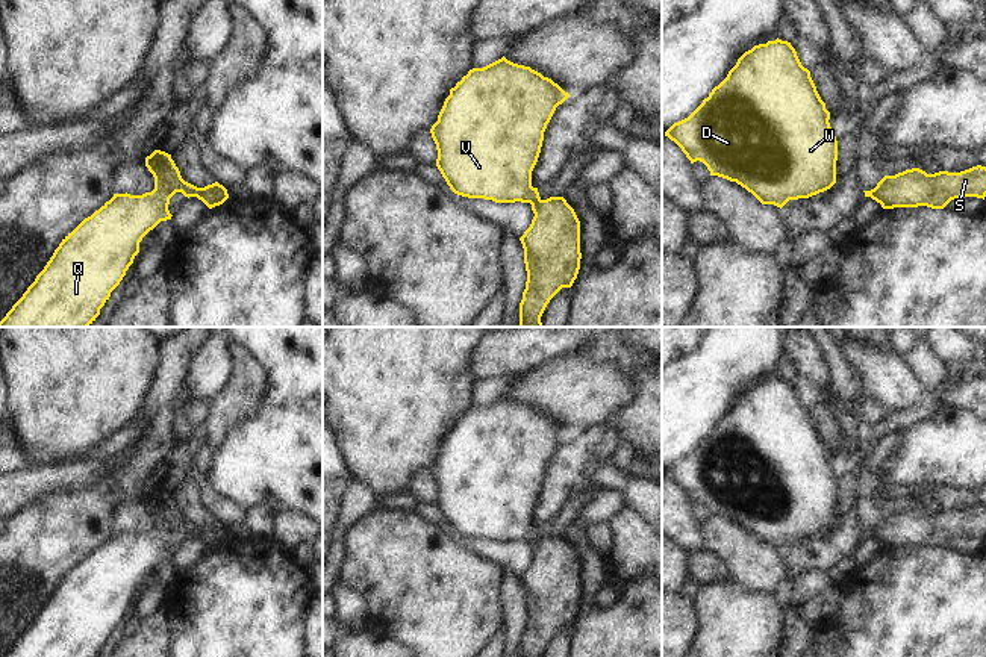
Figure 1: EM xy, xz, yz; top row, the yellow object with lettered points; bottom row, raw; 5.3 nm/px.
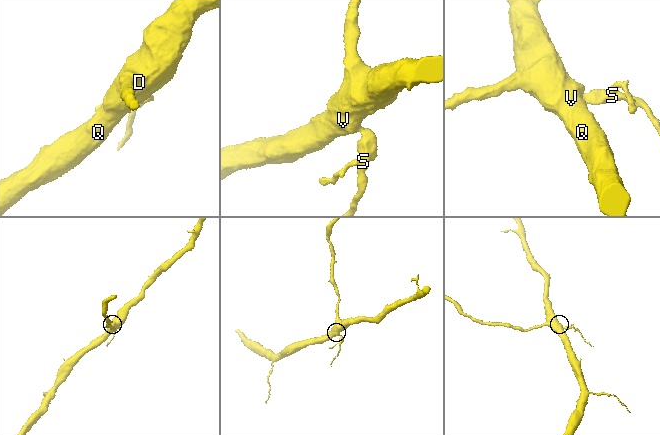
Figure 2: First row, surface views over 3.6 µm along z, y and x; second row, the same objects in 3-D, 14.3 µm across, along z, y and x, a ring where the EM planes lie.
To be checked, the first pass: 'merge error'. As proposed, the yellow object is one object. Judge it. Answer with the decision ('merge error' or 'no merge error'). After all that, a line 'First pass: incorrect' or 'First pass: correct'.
merge error
First pass: correct

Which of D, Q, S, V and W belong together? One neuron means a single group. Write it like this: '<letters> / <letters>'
D Q V W / S

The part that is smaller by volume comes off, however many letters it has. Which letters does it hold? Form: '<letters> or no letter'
S

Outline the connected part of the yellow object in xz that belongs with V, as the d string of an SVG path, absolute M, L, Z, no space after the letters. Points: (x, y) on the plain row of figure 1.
M504 395L483 407L470 409L450 428L430 468L438 489L436 506L450 528L462 536L495 542L539 540L538 527L532 525L532 510L547 463L568 436L551 418Z

